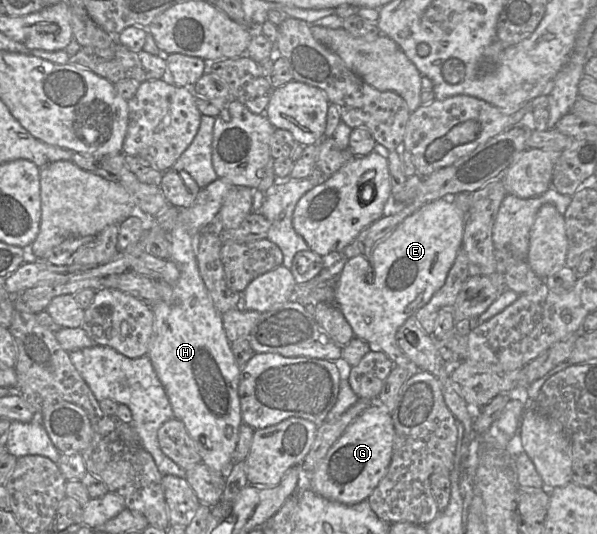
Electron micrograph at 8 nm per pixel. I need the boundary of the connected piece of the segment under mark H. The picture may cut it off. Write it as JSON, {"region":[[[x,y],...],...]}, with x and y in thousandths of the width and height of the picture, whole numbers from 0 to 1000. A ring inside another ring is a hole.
{"region":[[[365,333],[333,358],[318,388],[300,390],[295,418],[281,440],[286,457],[283,485],[293,493],[302,515],[288,536],[286,567],[268,566],[260,575],[253,575],[258,586],[258,609],[246,661],[285,751],[291,783],[308,792],[317,815],[328,830],[338,867],[372,888],[379,888],[390,867],[400,801],[407,792],[399,740],[404,691],[394,678],[387,642],[379,631],[372,588],[360,577],[337,521],[328,489],[328,470],[335,436],[362,412],[375,371],[389,350],[392,346]]]}

